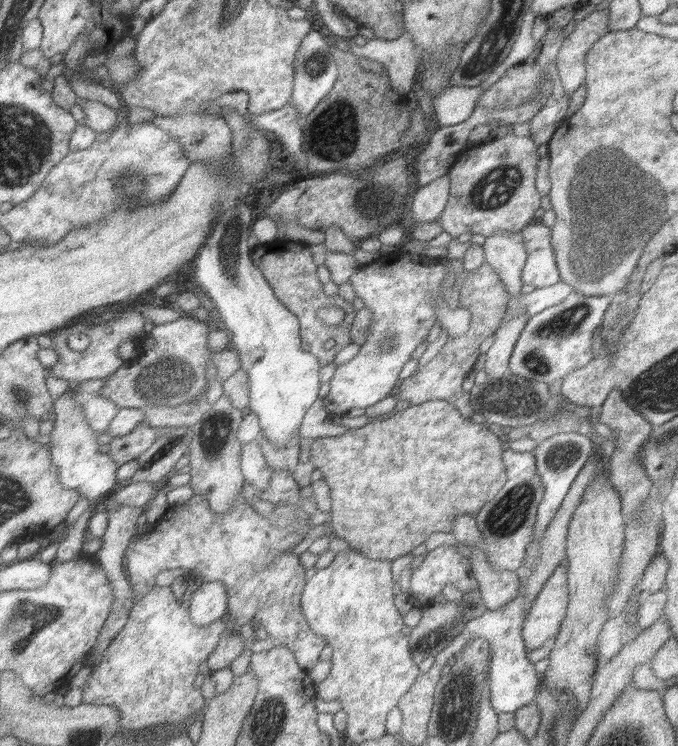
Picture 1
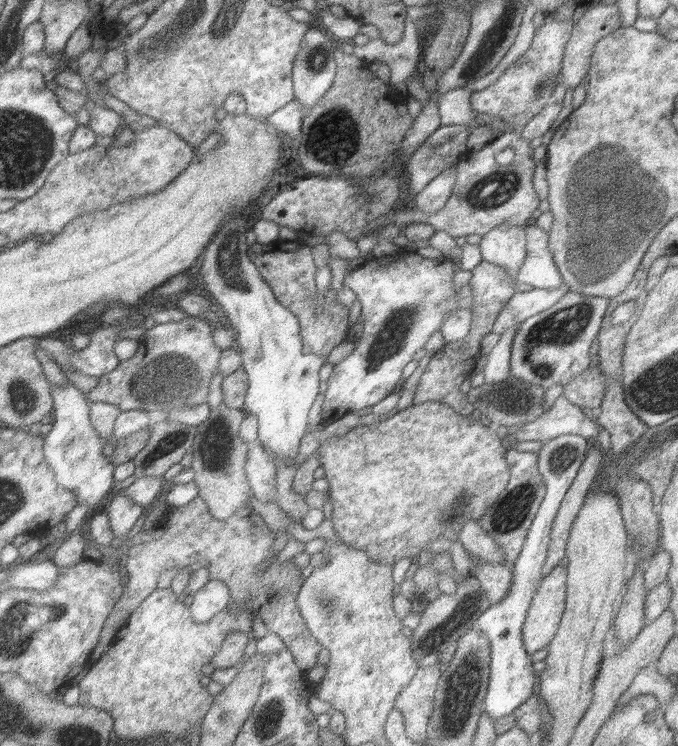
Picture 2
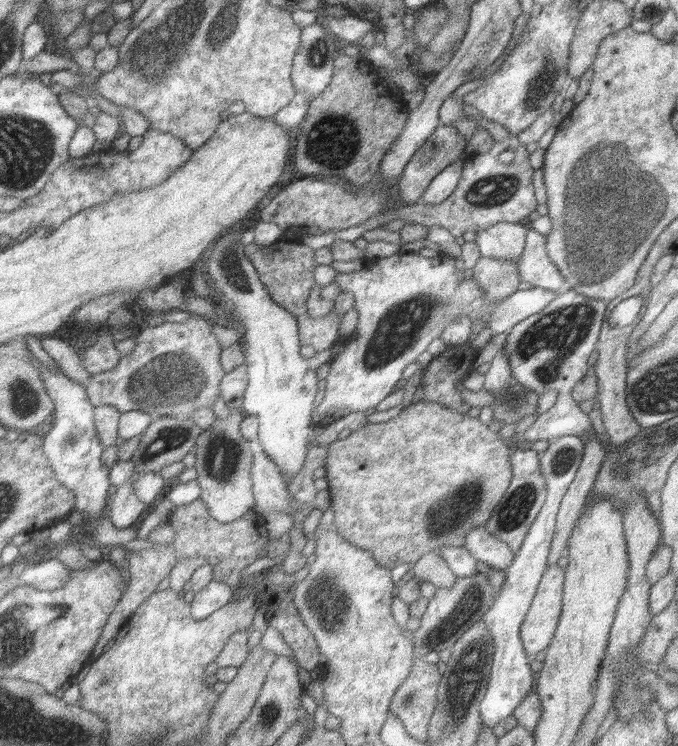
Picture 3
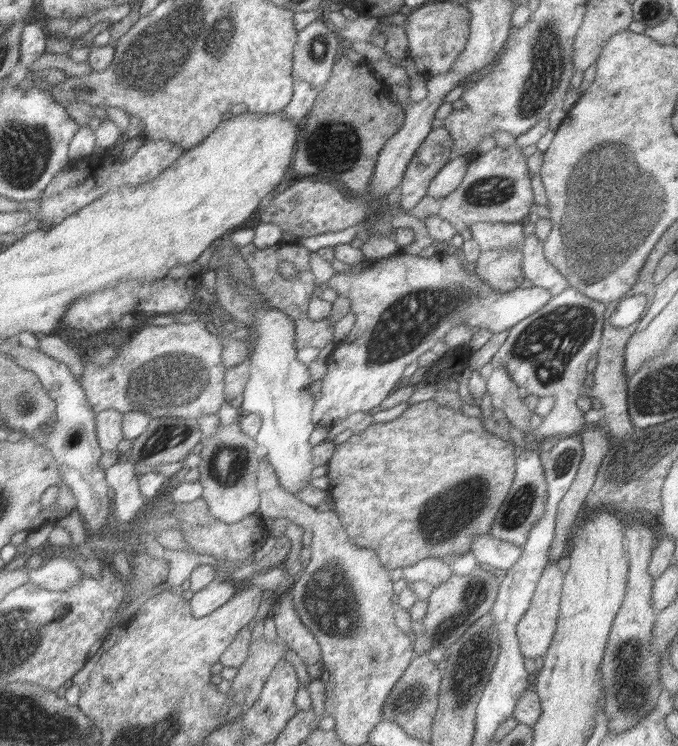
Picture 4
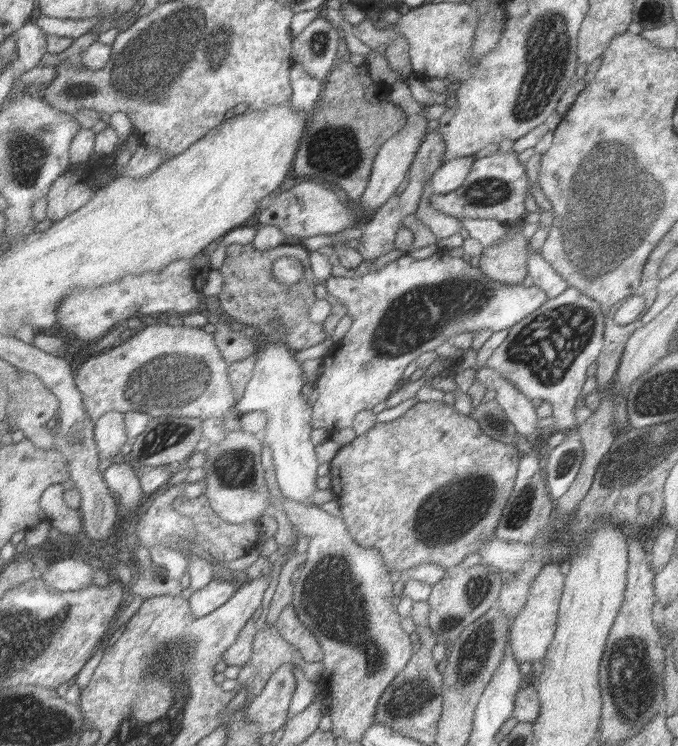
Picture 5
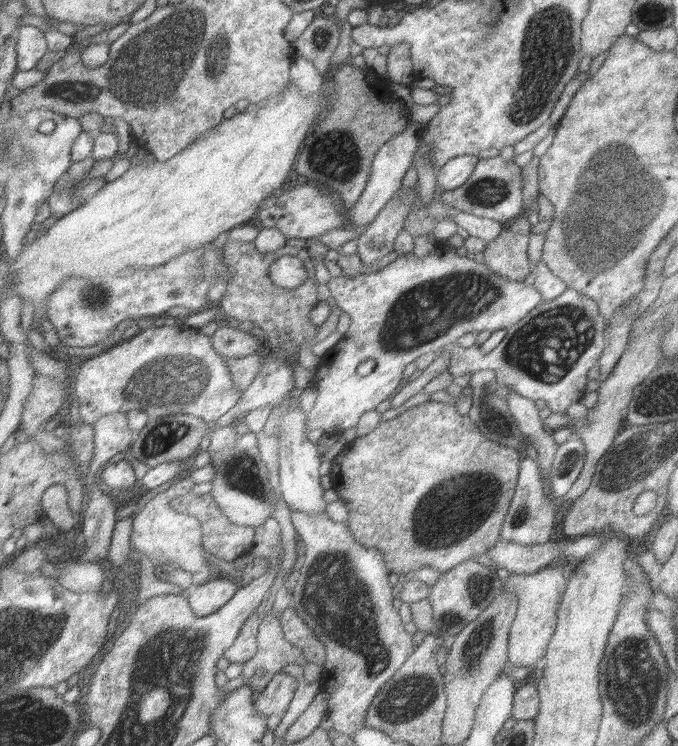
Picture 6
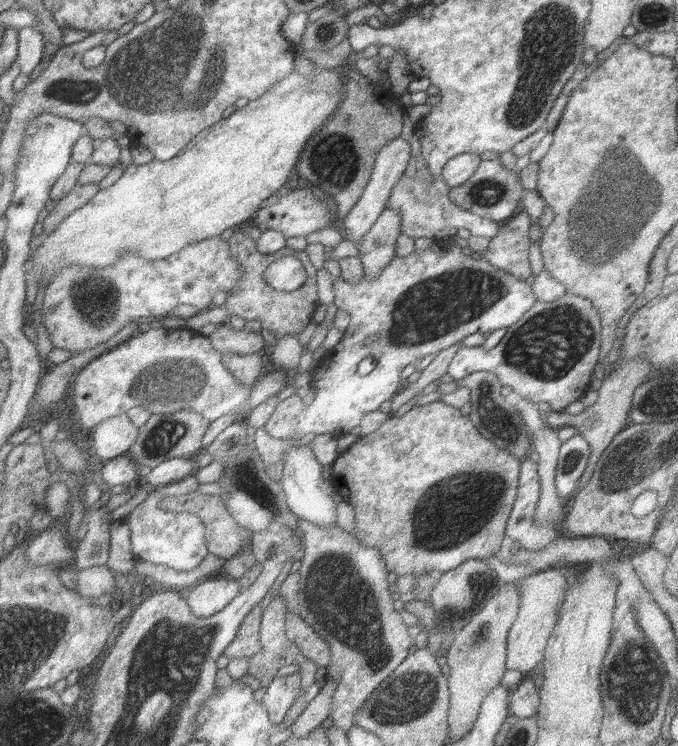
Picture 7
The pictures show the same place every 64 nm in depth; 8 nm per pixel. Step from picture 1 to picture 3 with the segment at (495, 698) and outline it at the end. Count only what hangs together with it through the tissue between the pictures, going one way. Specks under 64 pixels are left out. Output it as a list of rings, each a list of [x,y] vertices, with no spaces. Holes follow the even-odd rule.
[[[563,436],[563,438],[557,438],[557,440],[549,442],[545,452],[539,454],[539,458],[541,458],[541,476],[545,476],[545,484],[547,484],[545,504],[543,504],[541,512],[537,514],[535,522],[531,524],[521,550],[515,554],[515,560],[505,570],[505,582],[501,586],[501,594],[497,596],[495,606],[481,620],[481,622],[487,624],[489,632],[495,638],[493,678],[491,678],[491,684],[489,684],[489,694],[485,696],[485,702],[481,704],[483,722],[487,722],[489,728],[493,728],[493,730],[497,728],[497,724],[501,724],[501,720],[513,716],[517,706],[521,706],[521,702],[525,702],[525,698],[529,698],[529,692],[531,692],[533,672],[531,672],[531,668],[525,660],[527,656],[523,652],[525,646],[521,642],[521,626],[523,626],[521,622],[525,622],[525,616],[527,616],[527,612],[531,608],[531,602],[537,594],[537,586],[539,586],[539,582],[541,582],[541,578],[547,570],[547,556],[549,556],[553,534],[555,534],[557,512],[561,508],[561,500],[565,498],[565,492],[569,490],[569,484],[577,476],[577,468],[581,464],[583,452],[585,452],[585,438],[581,438],[581,436]]]

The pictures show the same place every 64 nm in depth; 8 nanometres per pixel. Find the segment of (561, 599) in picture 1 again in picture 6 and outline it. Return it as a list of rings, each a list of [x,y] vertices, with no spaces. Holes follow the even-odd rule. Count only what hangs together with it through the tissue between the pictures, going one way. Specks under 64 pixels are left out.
[[[549,564],[541,570],[537,570],[535,574],[517,574],[513,576],[509,582],[505,582],[505,588],[511,588],[511,590],[519,590],[519,600],[517,600],[517,618],[513,620],[513,626],[509,630],[509,660],[507,664],[511,668],[529,668],[533,670],[533,664],[543,656],[547,654],[545,646],[549,646],[553,634],[555,634],[555,628],[557,628],[557,610],[559,610],[559,602],[567,590],[567,578],[561,576],[561,564]]]

